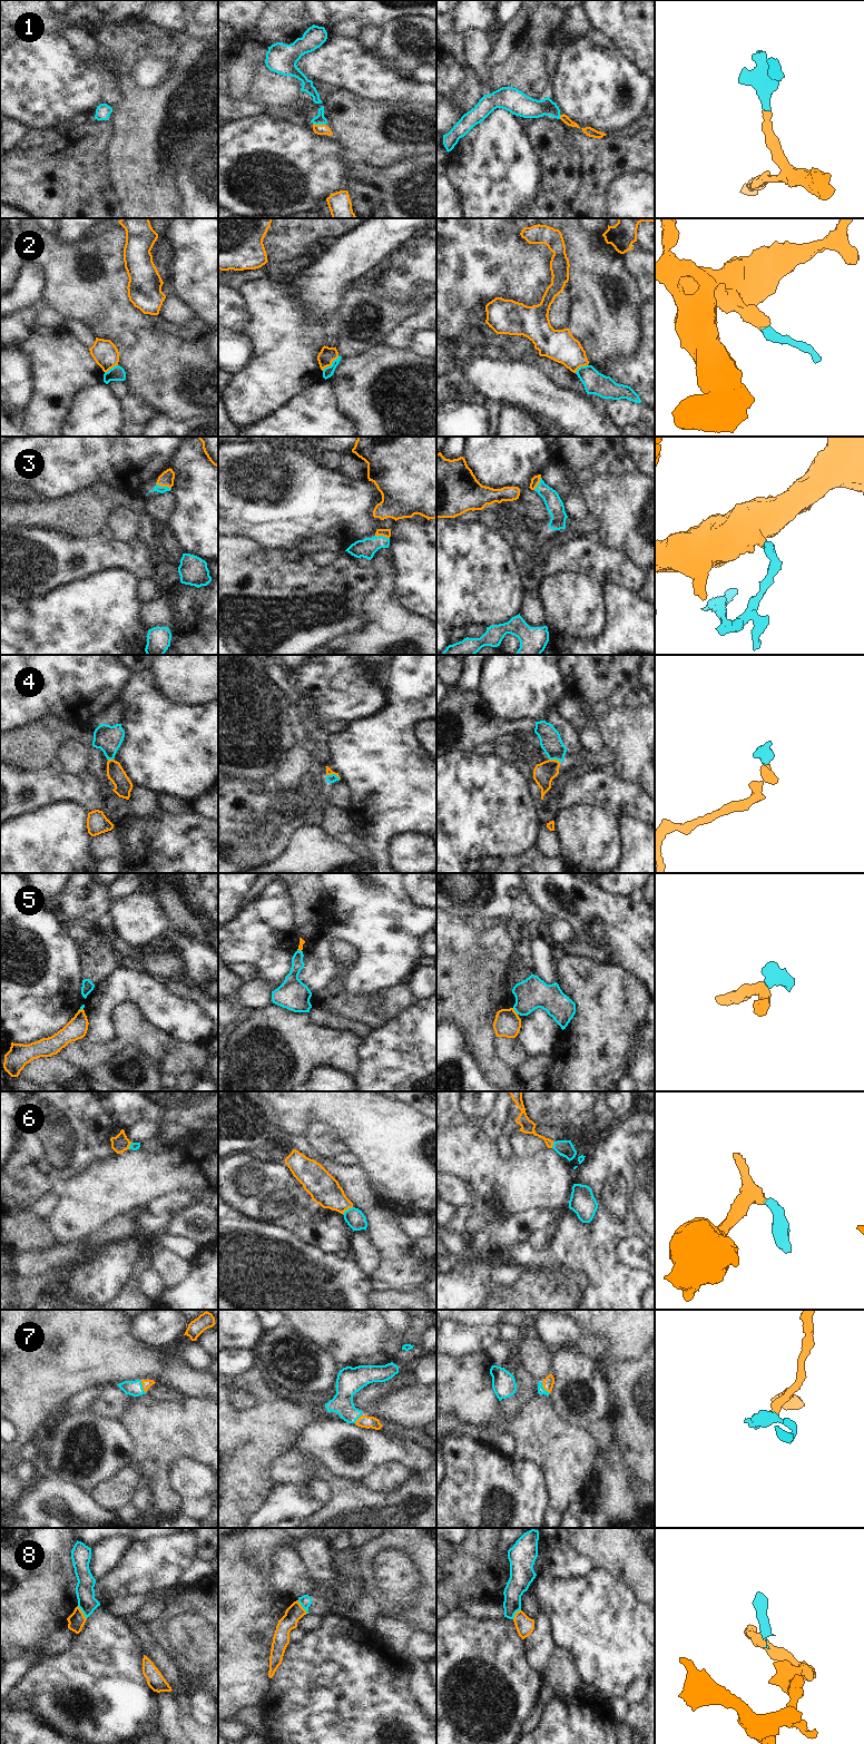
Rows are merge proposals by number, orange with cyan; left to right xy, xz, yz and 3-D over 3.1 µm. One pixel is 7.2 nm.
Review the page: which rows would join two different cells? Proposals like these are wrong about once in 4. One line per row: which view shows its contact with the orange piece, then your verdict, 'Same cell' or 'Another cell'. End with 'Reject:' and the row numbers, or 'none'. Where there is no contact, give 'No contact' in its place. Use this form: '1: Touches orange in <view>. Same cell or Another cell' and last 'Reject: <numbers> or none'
1: Touches orange in xz. Same cell
2: Touches orange in xz. Another cell
3: Touches orange in xy. Same cell
4: Touches orange in yz. Same cell
5: Touches orange in yz. Another cell
6: Touches orange in xz. Same cell
7: Touches orange in xy. Same cell
8: Touches orange in xz. Another cell
Reject: 2, 5, 8.

